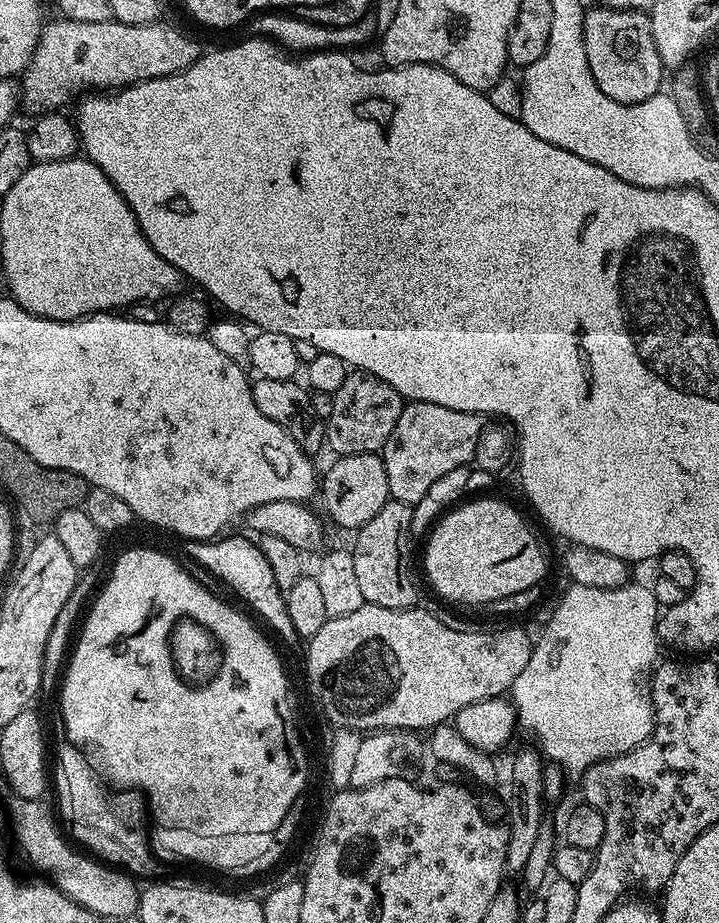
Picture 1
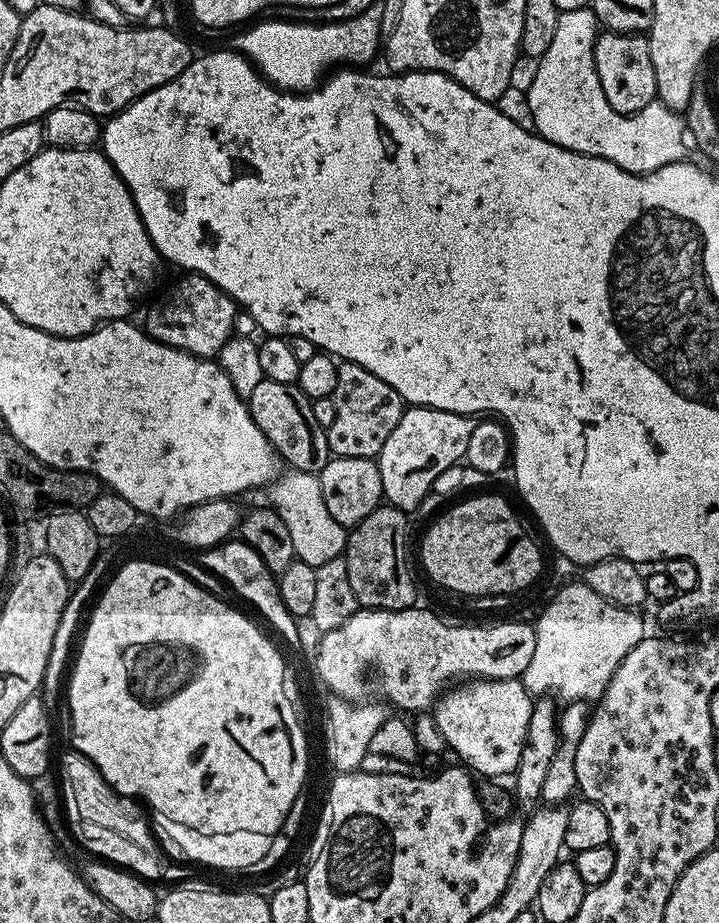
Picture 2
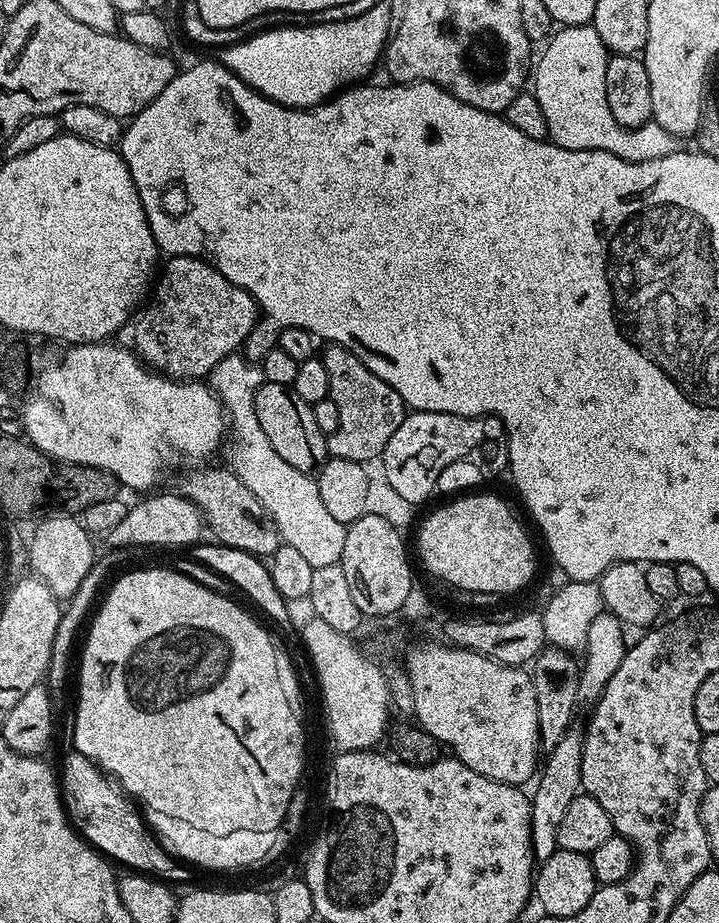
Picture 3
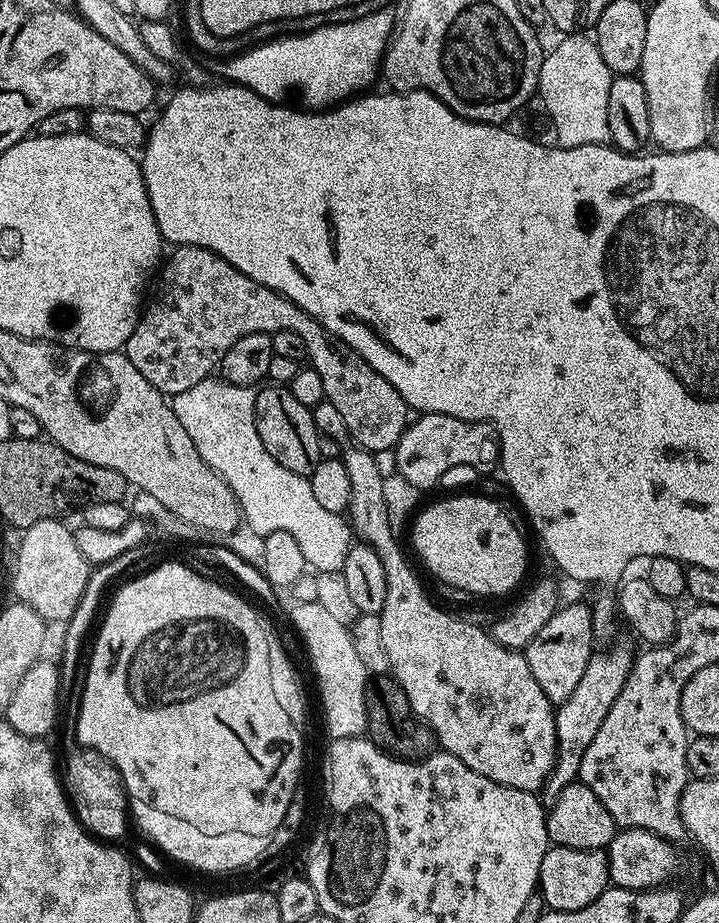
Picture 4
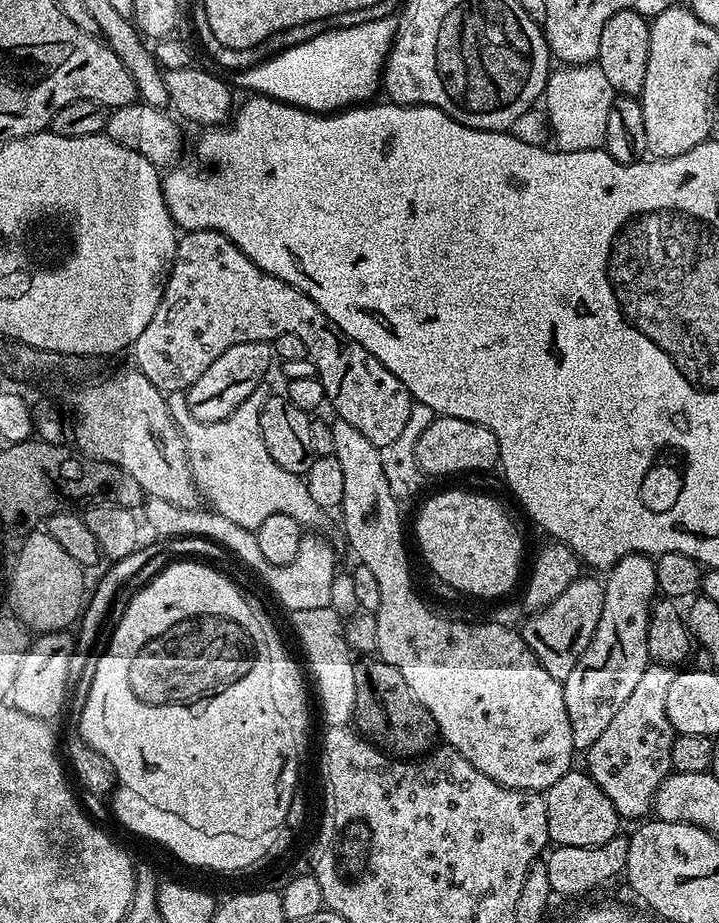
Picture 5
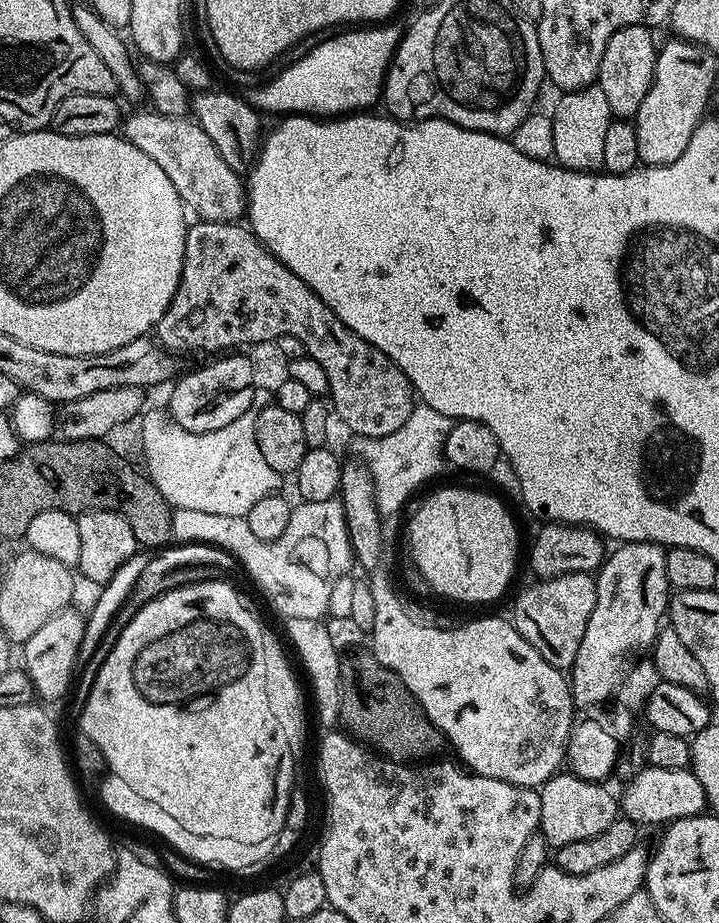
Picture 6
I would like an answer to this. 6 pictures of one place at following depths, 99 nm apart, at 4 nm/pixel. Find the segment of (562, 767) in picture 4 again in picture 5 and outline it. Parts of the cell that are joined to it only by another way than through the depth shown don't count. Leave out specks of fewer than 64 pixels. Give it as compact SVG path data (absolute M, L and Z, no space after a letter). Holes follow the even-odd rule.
M644 554L624 556L607 569L606 576L604 605L596 632L582 658L578 658L578 666L562 681L566 714L572 727L572 747L576 750L587 750L602 738L602 730L606 730L614 714L622 710L650 663L646 638L648 619L652 617L652 605L658 596L655 563Z

